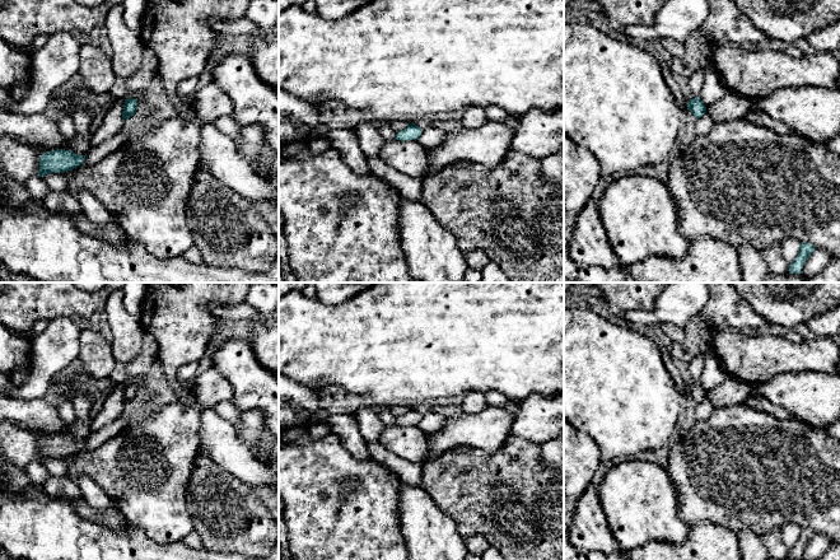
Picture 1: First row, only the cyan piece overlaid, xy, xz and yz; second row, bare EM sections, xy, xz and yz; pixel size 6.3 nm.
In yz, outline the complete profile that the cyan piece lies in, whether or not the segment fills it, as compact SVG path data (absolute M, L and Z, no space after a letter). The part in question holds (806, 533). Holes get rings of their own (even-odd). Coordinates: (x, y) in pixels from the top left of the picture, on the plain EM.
M807 527L801 528L799 538L789 551L789 559L801 559L806 546L815 535L816 535L815 531L811 528Z

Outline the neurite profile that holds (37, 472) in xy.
M37 459L31 462L24 470L34 486L42 486L51 476L42 462Z

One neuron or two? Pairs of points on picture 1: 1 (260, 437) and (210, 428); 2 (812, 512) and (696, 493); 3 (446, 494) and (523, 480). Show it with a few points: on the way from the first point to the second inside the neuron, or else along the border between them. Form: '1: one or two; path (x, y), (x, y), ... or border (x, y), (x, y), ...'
1: two; border (236, 430), (239, 439), (255, 457)
2: one; path (783, 493), (726, 493)
3: one; path (465, 493), (504, 493)

